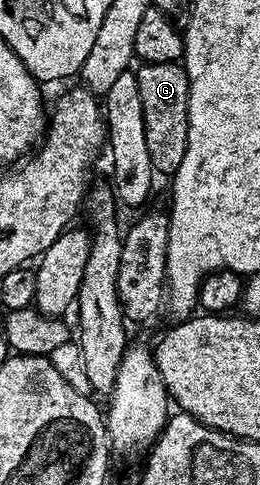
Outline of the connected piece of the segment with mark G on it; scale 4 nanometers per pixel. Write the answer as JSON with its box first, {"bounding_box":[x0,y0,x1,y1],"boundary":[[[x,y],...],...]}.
{"bounding_box":[136,63,190,178],"boundary":[[[181,63],[142,64],[139,69],[136,75],[140,82],[140,103],[144,106],[144,138],[148,138],[148,158],[152,158],[152,166],[159,177],[170,178],[176,170],[180,170],[180,162],[184,162],[184,154],[188,150],[190,79]]]}

